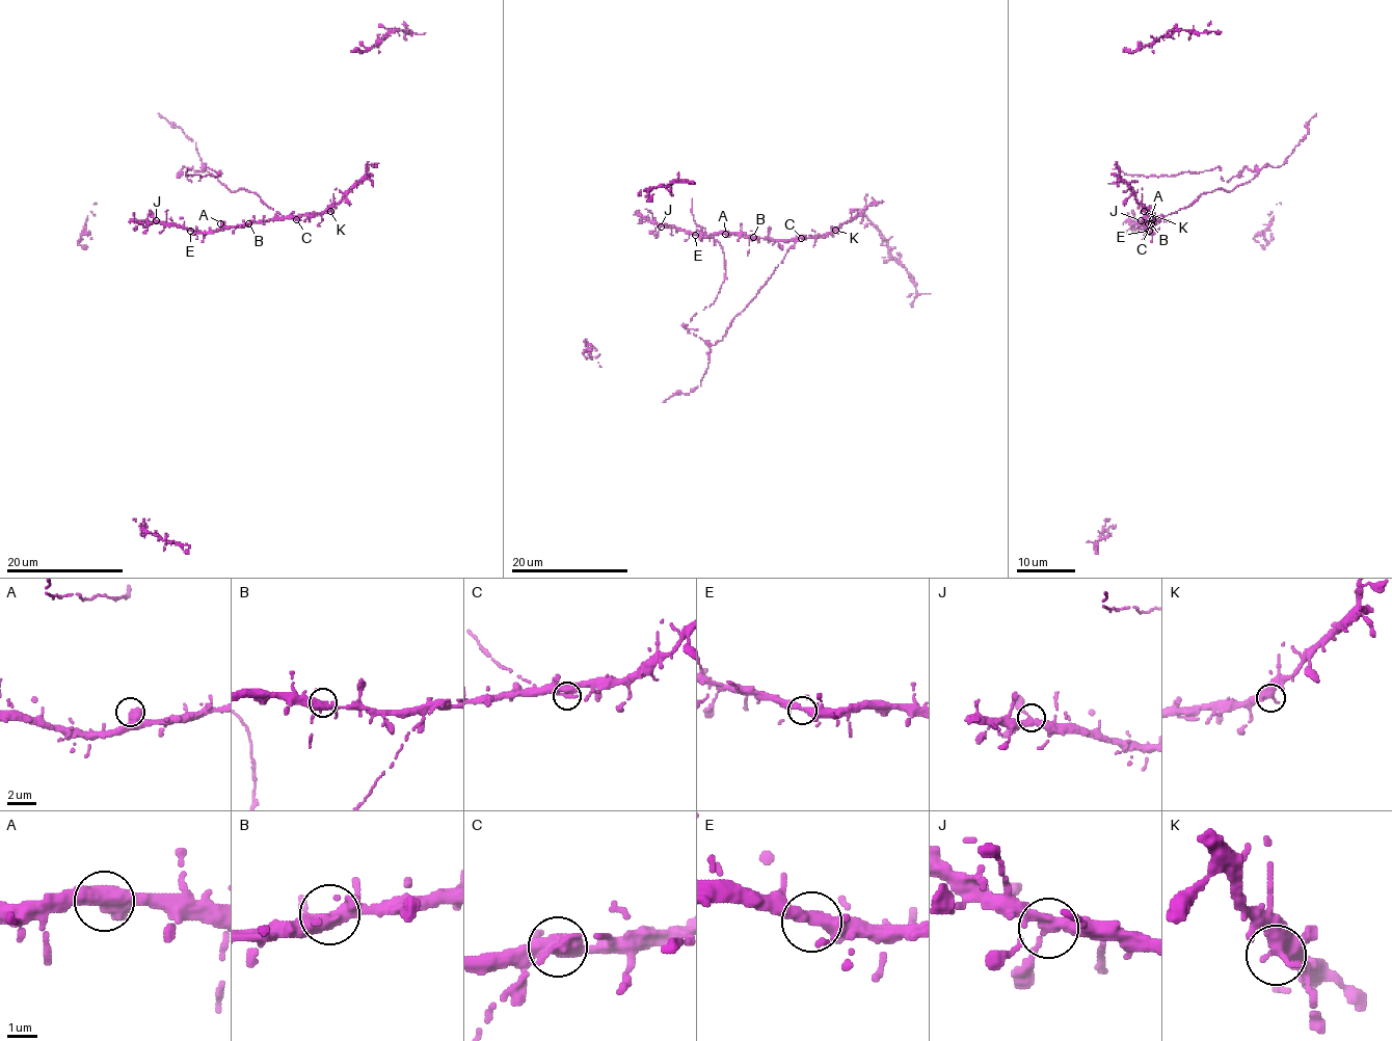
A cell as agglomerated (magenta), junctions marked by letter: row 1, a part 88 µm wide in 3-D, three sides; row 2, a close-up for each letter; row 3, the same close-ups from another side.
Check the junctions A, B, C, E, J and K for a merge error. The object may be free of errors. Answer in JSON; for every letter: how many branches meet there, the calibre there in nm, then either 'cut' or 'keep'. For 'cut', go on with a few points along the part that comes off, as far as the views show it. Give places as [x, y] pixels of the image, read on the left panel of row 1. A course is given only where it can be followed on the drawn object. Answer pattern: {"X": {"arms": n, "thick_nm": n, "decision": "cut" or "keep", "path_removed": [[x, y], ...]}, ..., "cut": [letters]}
{"A": {"arms": 1, "thick_nm": 650, "decision": "keep"}, "B": {"arms": 4, "thick_nm": 360, "decision": "keep"}, "C": {"arms": 2, "thick_nm": 460, "decision": "cut", "path_removed": [[297, 220], [245, 189], [231, 192], [209, 174], [181, 171], [190, 181], [209, 167], [220, 171], [187, 168]]}, "E": {"arms": 2, "thick_nm": 400, "decision": "keep"}, "J": {"arms": 3, "thick_nm": 320, "decision": "keep"}, "K": {"arms": 3, "thick_nm": 380, "decision": "keep"}, "cut": ["C"]}

